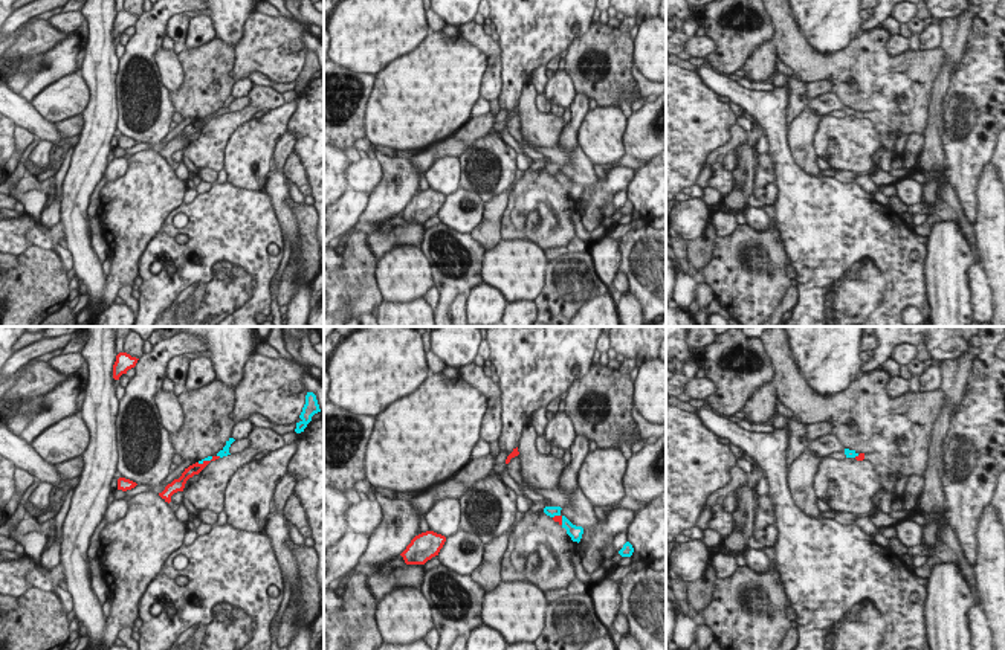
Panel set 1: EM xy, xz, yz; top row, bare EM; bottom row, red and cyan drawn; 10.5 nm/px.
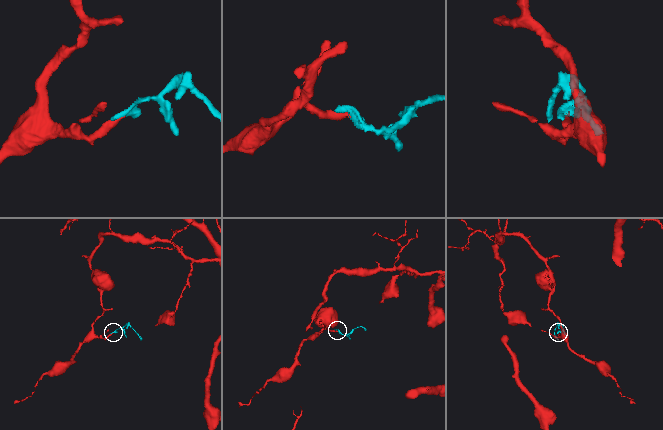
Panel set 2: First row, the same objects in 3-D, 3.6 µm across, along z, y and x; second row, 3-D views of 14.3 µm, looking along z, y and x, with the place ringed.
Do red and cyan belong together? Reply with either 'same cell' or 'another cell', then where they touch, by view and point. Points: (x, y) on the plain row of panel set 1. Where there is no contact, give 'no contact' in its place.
same cell | xy (205, 119)

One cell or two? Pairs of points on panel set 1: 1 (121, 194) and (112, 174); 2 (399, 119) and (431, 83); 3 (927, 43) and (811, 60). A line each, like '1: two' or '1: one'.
1: two
2: one
3: two

